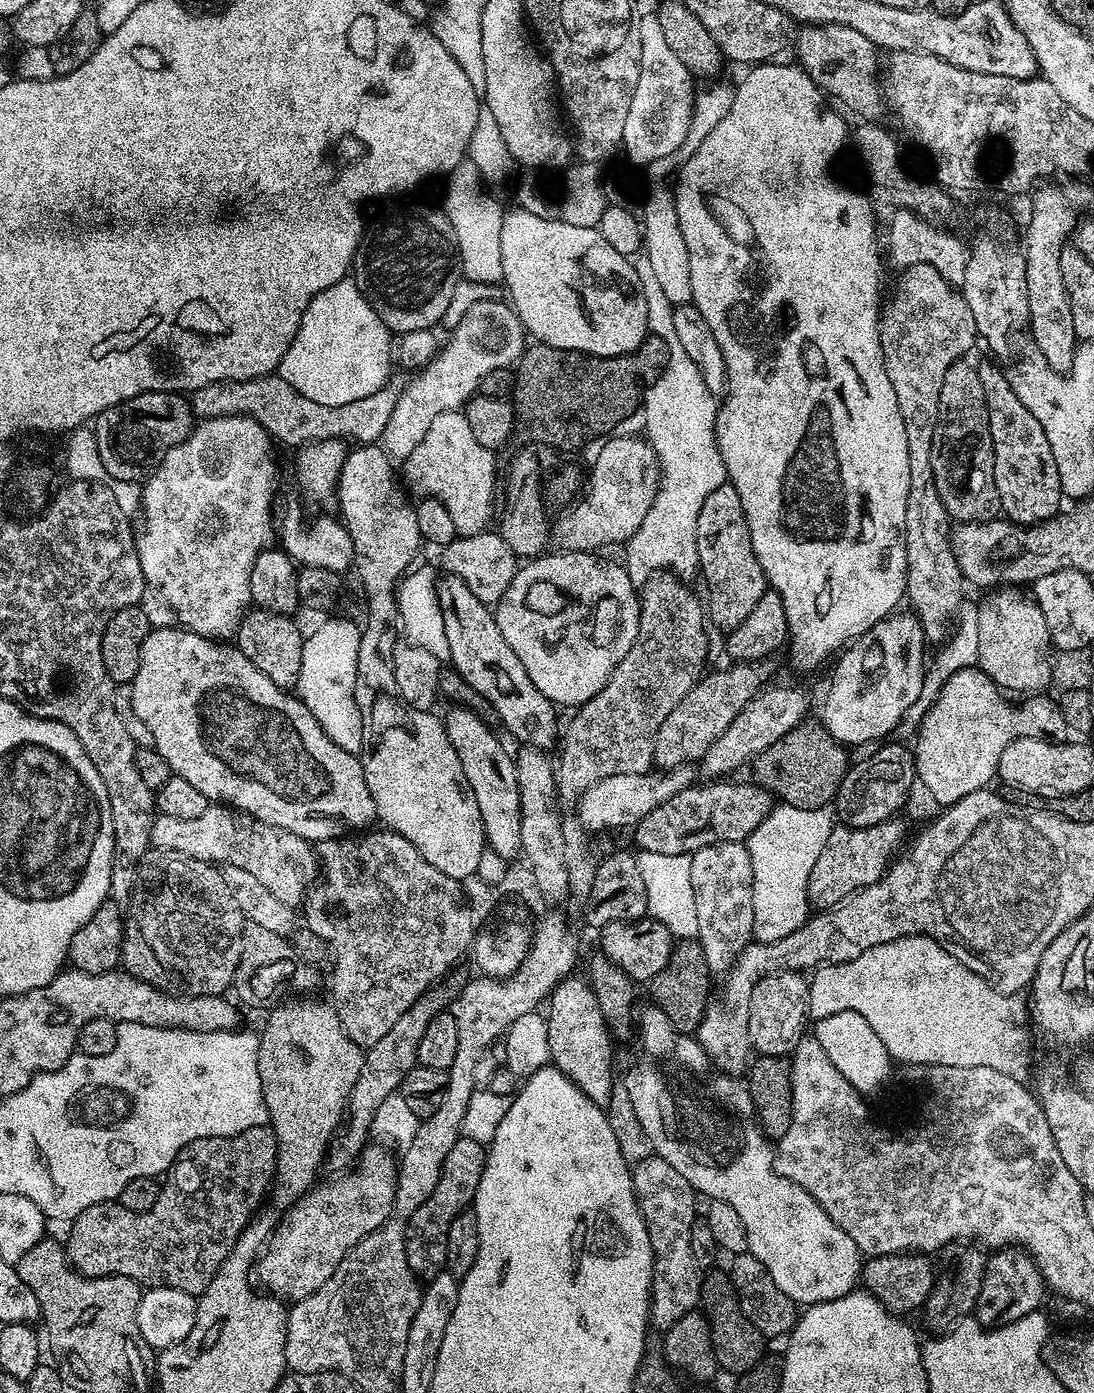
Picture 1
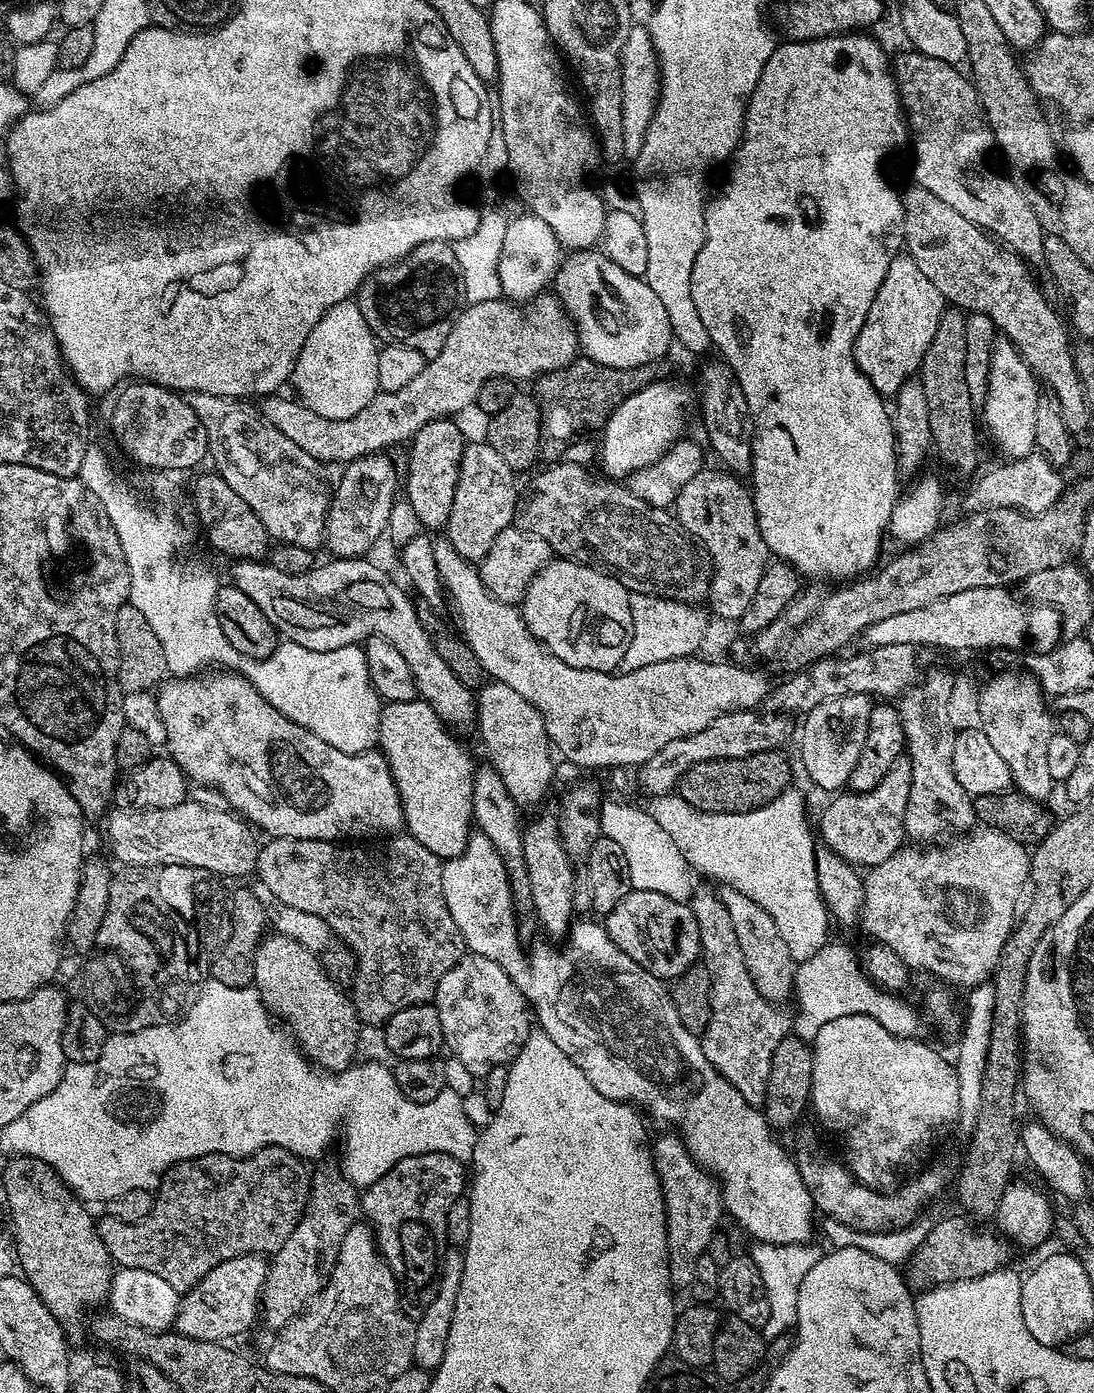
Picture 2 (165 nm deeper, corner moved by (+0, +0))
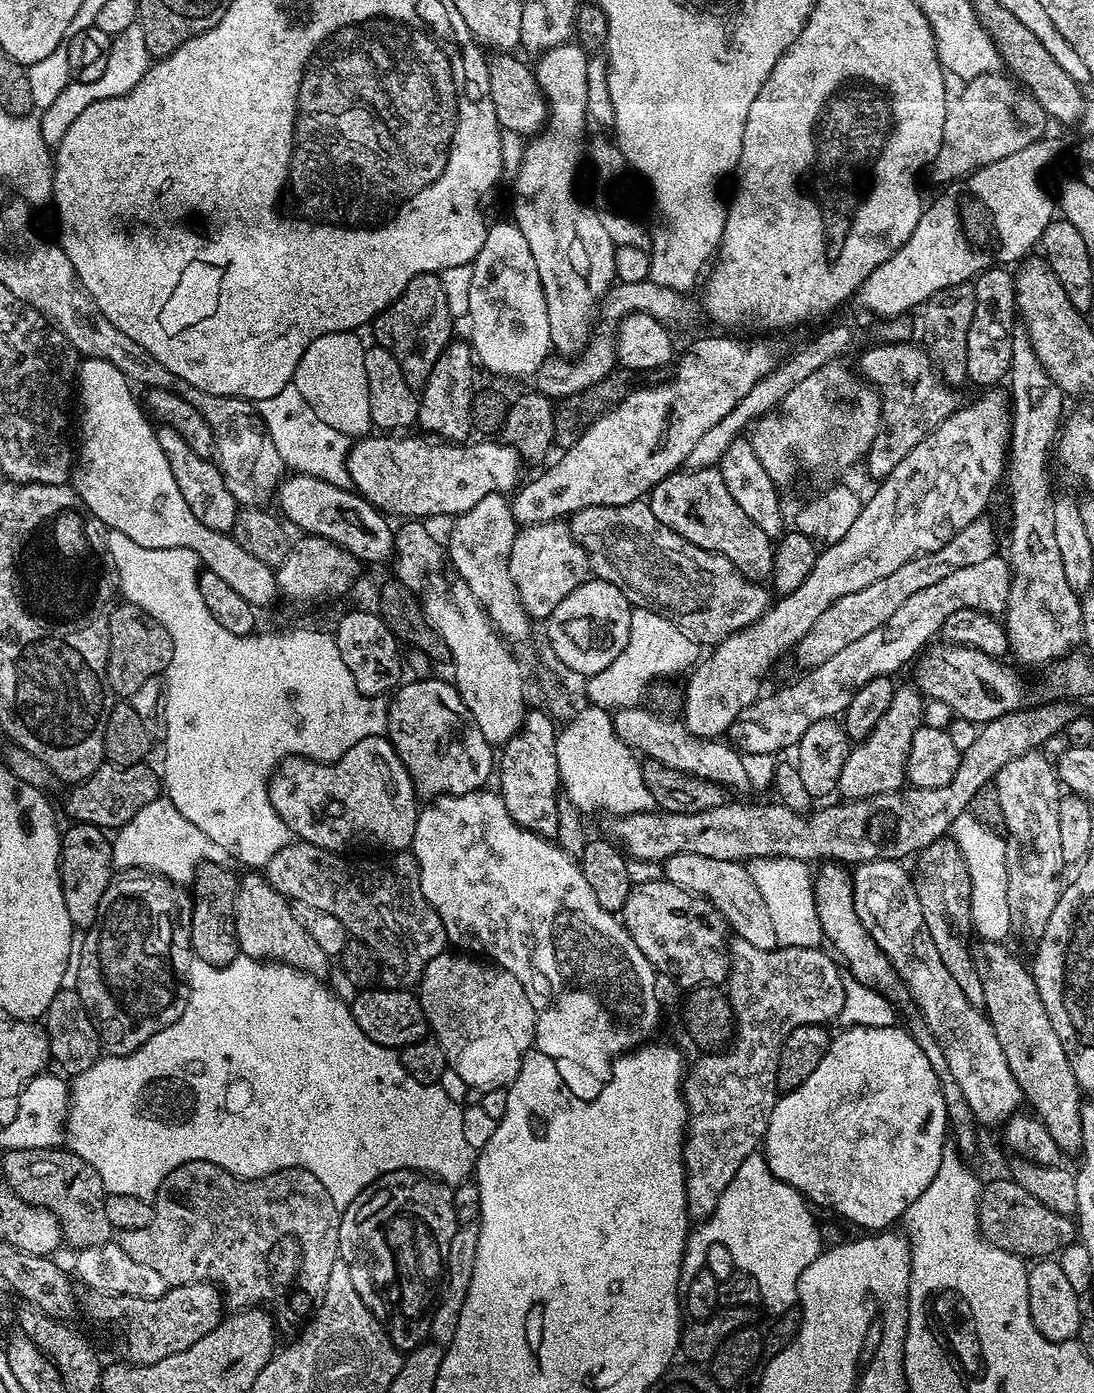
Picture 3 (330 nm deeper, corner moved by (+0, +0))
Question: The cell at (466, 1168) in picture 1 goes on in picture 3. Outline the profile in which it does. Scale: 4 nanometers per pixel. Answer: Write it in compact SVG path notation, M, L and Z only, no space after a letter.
M411 1168L394 1170L379 1176L373 1184L340 1214L340 1259L350 1266L354 1290L362 1302L380 1319L380 1325L392 1339L392 1345L407 1354L425 1343L432 1330L432 1319L448 1278L450 1238L454 1238L458 1221L454 1214L452 1188L439 1178Z

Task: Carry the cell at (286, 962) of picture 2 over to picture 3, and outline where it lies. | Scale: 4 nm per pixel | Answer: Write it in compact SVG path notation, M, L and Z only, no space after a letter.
M259 871L240 876L234 918L236 941L243 955L265 962L289 964L291 968L308 972L317 978L327 977L330 957L319 948L314 938L310 938L310 934L306 934L298 918L294 918L294 910L288 897L274 890L274 886L270 886L268 879Z

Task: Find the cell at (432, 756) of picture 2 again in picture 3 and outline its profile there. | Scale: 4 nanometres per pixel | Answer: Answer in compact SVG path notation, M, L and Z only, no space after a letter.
M428 678L412 679L416 680L410 681L409 684L401 683L395 689L396 697L391 697L386 735L392 741L398 758L402 758L406 770L412 776L417 797L461 796L467 792L481 791L487 785L484 783L494 776L494 748L486 742L486 738L482 738L482 730L478 730L478 722L474 722L470 710L466 710L466 702L462 702L455 683L424 680Z

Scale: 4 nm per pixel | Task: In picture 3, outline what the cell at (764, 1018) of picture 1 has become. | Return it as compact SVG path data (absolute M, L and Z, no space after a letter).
M679 852L663 861L662 876L674 882L674 886L682 886L697 896L706 897L724 915L729 929L735 935L746 938L750 946L758 946L758 950L771 950L779 945L766 903L762 902L762 894L758 894L758 886L754 886L754 878L743 863Z

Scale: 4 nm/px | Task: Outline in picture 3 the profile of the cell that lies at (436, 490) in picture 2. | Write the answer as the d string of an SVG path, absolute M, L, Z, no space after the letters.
M453 339L442 350L438 362L434 362L434 370L430 370L430 378L419 393L420 409L416 415L419 427L425 433L435 434L442 440L464 442L473 435L472 415L470 406L472 397L478 391L476 384L477 365L474 363L474 353L467 339Z

